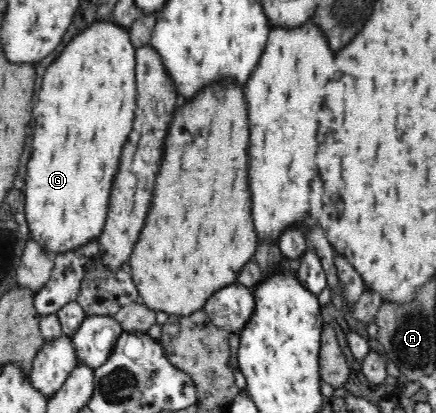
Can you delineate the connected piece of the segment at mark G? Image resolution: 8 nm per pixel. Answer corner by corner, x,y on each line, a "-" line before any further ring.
111,17
109,20
103,20
101,24
93,24
93,28
85,28
85,32
79,32
67,46
65,50
57,56
57,60
45,70
41,90
37,92
37,102
33,106
33,154
30,154
31,160
27,163
27,175
25,178
25,208
26,223
29,226
31,236
35,243
51,254
65,254
69,250
77,250
79,246
87,244
89,240
95,240
104,232
105,224
108,222
108,212
111,206
113,183
116,182
116,174
120,168
121,151
124,150
124,144
132,131
134,112
136,109
136,48
131,42
127,27
113,23

